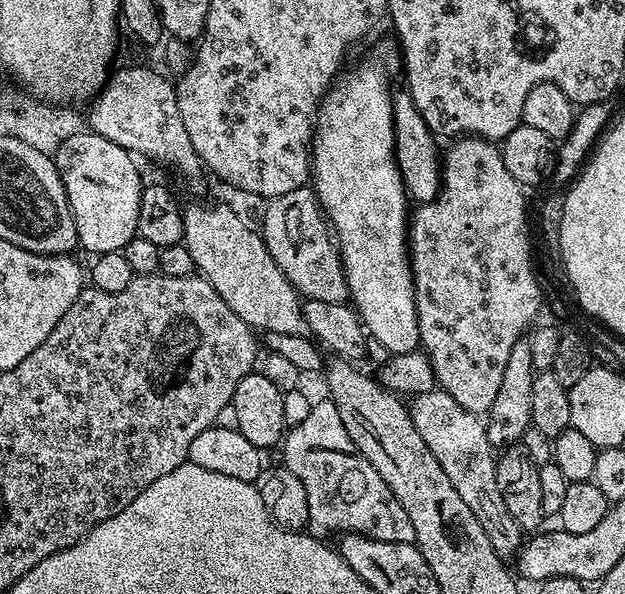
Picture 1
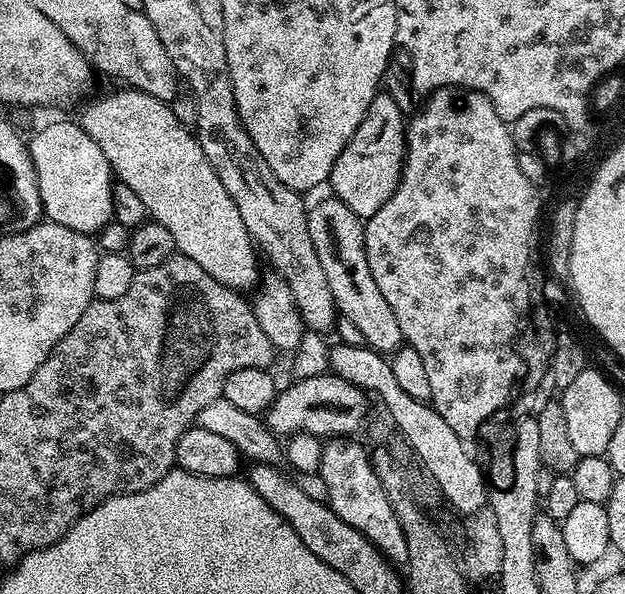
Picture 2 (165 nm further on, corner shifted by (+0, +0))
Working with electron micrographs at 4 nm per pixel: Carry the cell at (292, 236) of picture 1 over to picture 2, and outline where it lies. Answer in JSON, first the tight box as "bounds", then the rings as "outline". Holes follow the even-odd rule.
{"bounds":[307,199,405,354],"outline":[[[327,199],[307,209],[308,229],[318,262],[322,262],[322,270],[326,273],[326,282],[330,282],[336,311],[360,331],[359,339],[368,347],[381,354],[391,354],[405,343],[405,338],[398,326],[398,318],[394,318],[394,310],[390,310],[386,298],[382,298],[374,283],[374,274],[370,274],[370,262],[366,262],[364,249],[365,221],[341,200]]]}

